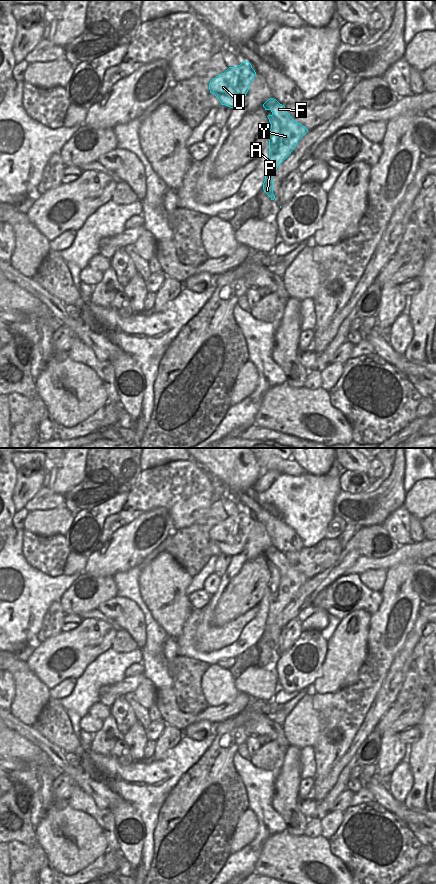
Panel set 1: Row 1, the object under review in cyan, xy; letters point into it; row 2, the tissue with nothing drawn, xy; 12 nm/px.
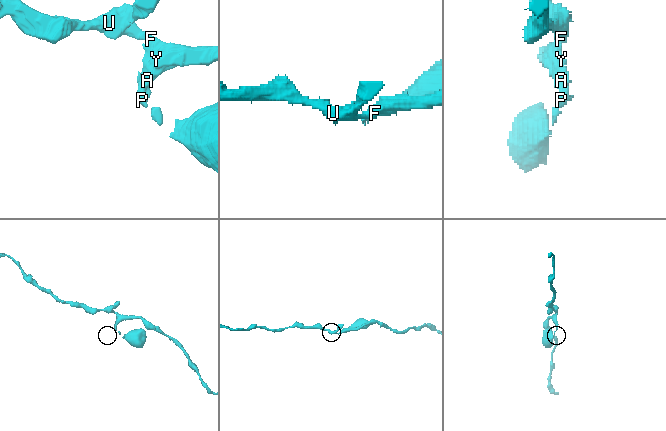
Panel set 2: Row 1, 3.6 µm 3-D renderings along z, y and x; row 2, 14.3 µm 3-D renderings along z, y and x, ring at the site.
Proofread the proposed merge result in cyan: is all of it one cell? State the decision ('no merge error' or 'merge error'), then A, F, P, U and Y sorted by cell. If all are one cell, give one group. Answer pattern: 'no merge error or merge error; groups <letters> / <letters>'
no merge error; groups A F P U Y

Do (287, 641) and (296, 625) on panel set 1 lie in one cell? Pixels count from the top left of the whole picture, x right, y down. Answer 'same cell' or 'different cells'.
same cell

